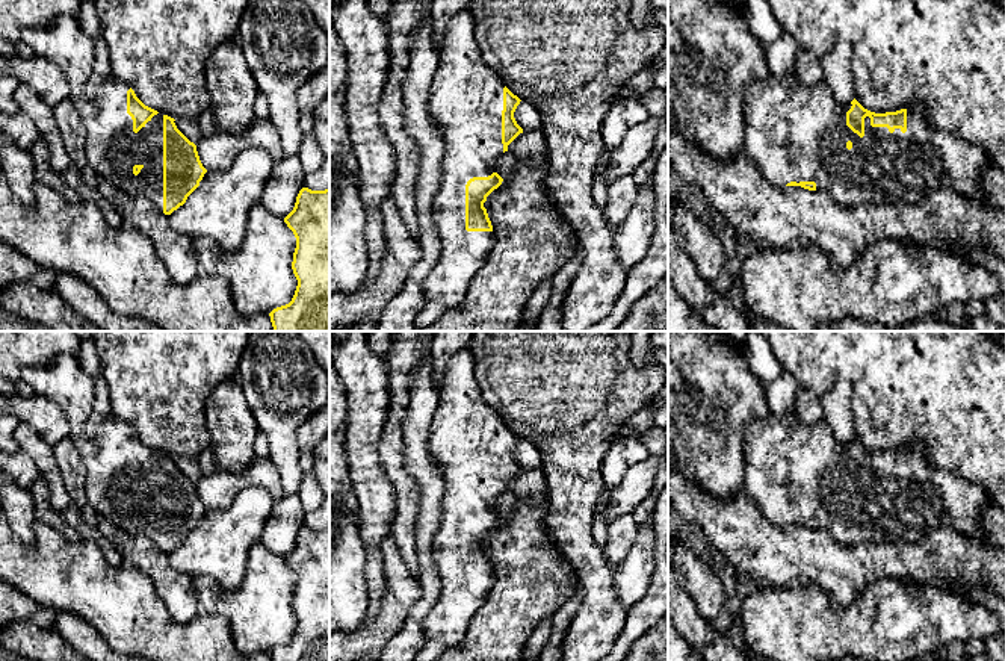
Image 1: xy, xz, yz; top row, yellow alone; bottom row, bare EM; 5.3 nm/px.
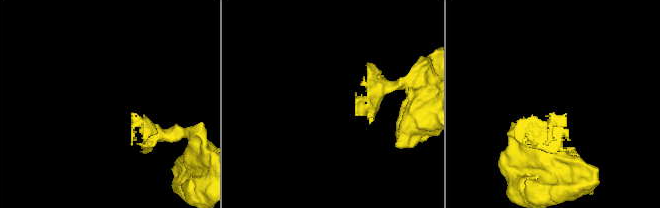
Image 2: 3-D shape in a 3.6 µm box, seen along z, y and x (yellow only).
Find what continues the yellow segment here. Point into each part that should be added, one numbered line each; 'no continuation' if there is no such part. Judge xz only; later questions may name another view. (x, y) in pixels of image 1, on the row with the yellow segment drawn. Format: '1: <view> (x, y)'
1: xz (466, 102)

